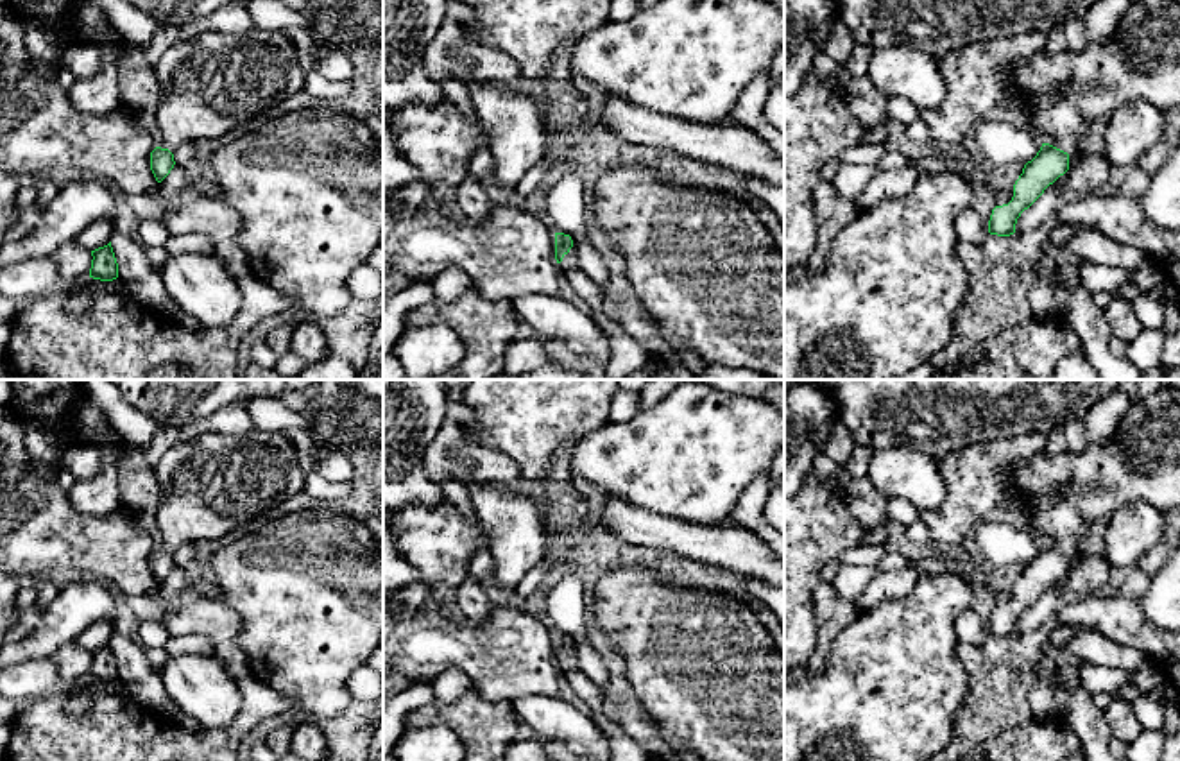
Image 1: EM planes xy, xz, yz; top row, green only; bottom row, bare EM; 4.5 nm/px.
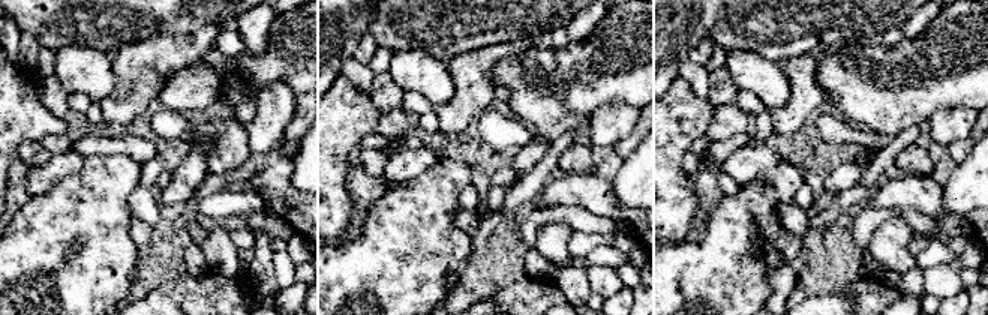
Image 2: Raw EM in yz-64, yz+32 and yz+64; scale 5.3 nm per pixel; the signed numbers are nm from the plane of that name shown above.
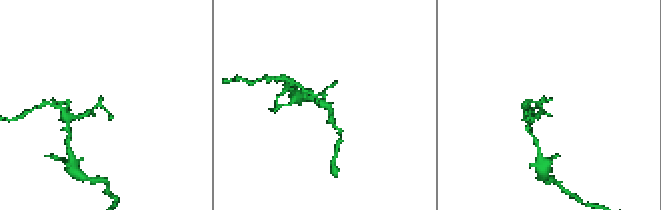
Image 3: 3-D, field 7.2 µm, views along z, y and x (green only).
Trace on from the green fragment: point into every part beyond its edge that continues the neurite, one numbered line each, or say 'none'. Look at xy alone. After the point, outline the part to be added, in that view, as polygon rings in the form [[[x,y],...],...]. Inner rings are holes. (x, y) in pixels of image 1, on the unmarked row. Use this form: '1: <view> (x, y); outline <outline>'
1: xy (210, 486); outline [[[279,432],[201,433],[174,444],[156,464],[158,509],[150,517],[156,546],[174,553],[184,544],[220,539],[304,491],[308,464]]]

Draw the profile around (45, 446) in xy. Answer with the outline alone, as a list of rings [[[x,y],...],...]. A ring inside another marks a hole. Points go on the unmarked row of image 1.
[[[23,423],[25,449],[32,462],[48,469],[61,467],[61,457],[70,448],[68,439],[52,426]]]

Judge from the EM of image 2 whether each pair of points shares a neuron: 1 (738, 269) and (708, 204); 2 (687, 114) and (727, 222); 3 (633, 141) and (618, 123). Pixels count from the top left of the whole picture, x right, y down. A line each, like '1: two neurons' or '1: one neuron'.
1: two neurons
2: two neurons
3: two neurons

